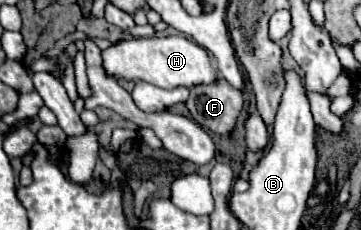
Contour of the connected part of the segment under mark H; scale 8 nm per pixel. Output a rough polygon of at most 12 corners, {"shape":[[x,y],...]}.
{"shape":[[182,35],[102,51],[116,79],[162,89],[214,83],[208,51]]}

